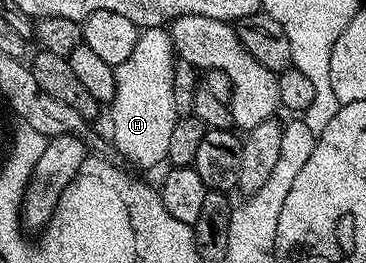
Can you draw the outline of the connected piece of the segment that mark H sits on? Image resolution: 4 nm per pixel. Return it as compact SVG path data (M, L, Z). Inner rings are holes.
M151 27L142 30L137 37L135 50L123 65L115 68L115 97L111 104L113 110L113 143L117 151L126 159L126 164L134 163L137 167L157 167L168 160L167 145L171 142L171 129L175 129L177 106L175 105L175 50L168 30Z

